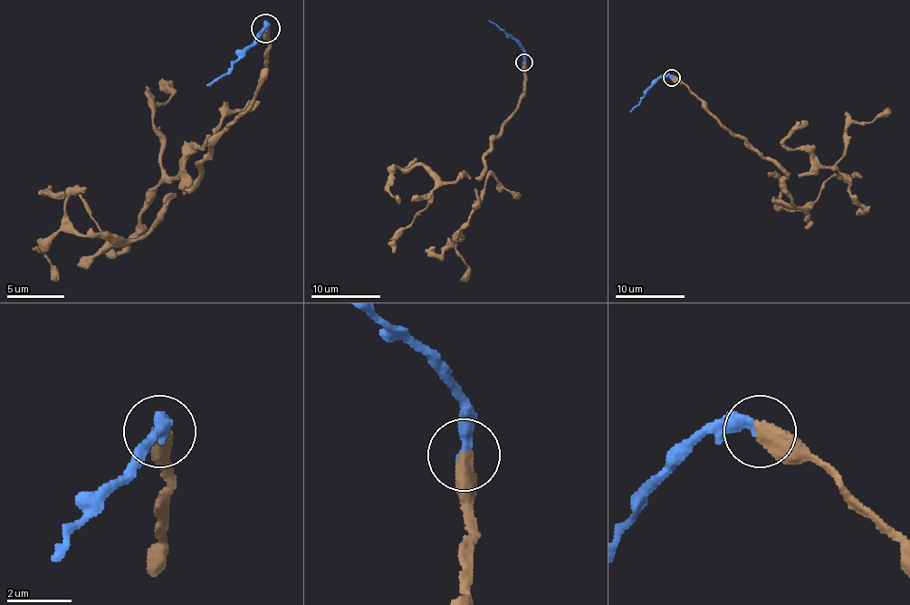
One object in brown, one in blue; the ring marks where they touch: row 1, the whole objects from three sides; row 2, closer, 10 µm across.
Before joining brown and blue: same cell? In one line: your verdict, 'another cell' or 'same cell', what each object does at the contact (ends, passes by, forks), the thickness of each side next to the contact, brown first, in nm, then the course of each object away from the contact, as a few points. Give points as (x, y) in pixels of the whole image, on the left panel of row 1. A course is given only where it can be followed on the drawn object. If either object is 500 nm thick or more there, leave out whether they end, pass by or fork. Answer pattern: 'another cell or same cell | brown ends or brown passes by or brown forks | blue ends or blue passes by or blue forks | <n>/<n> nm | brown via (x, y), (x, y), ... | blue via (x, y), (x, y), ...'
same cell | 550/400 nm | brown via (266, 28), (266, 78), (199, 162), (199, 177), (136, 240), (58, 231), (40, 252), (54, 269), (52, 281) | blue via (266, 28), (205, 86)

